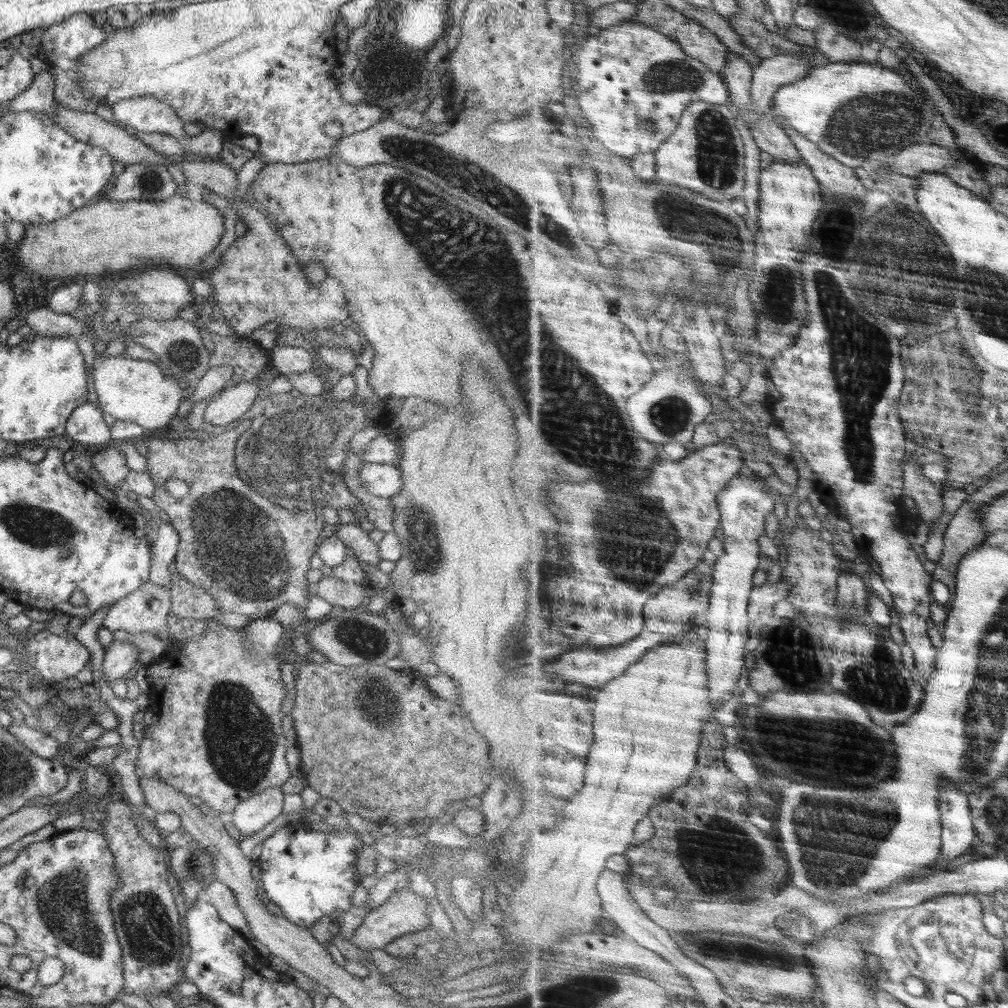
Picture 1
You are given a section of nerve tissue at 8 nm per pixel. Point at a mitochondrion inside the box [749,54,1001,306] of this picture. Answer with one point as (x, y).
(870, 122)

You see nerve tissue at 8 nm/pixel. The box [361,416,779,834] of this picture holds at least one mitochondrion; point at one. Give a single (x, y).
(643, 523)

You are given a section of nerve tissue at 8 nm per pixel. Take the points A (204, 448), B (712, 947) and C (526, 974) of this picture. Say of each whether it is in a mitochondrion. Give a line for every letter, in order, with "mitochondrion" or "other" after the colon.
A: other
B: mitochondrion
C: other

